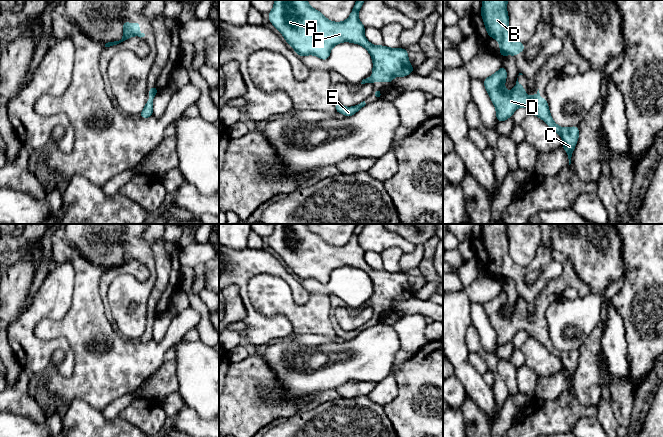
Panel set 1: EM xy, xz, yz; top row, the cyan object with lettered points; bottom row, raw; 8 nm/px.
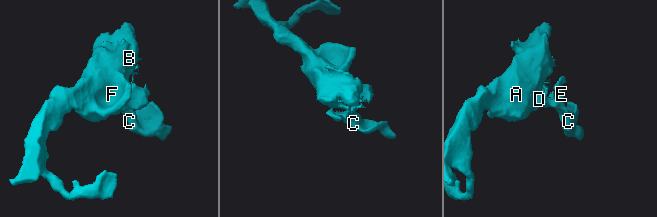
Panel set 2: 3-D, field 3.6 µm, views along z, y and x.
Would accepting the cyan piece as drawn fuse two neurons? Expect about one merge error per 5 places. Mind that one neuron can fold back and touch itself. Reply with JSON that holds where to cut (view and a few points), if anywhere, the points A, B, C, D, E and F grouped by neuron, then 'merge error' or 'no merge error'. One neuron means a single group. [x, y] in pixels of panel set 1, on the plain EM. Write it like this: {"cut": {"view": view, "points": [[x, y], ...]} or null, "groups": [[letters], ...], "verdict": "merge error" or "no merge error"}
{"cut": null, "groups": [["A", "B", "C", "D", "E", "F"]], "verdict": "no merge error"}

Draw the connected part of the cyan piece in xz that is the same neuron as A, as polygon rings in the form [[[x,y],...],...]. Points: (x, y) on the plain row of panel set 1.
[[[274,224],[274,231],[268,237],[269,245],[301,281],[315,279],[328,284],[331,273],[341,266],[363,270],[372,281],[373,300],[366,301],[361,308],[393,306],[395,300],[405,301],[413,297],[408,274],[376,270],[365,262],[365,250],[358,242],[364,225],[356,225],[345,245],[332,246],[312,232],[307,224]]]

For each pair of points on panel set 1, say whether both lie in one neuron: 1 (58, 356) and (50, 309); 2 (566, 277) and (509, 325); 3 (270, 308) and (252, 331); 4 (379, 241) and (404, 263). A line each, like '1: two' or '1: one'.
1: two
2: one
3: two
4: two

